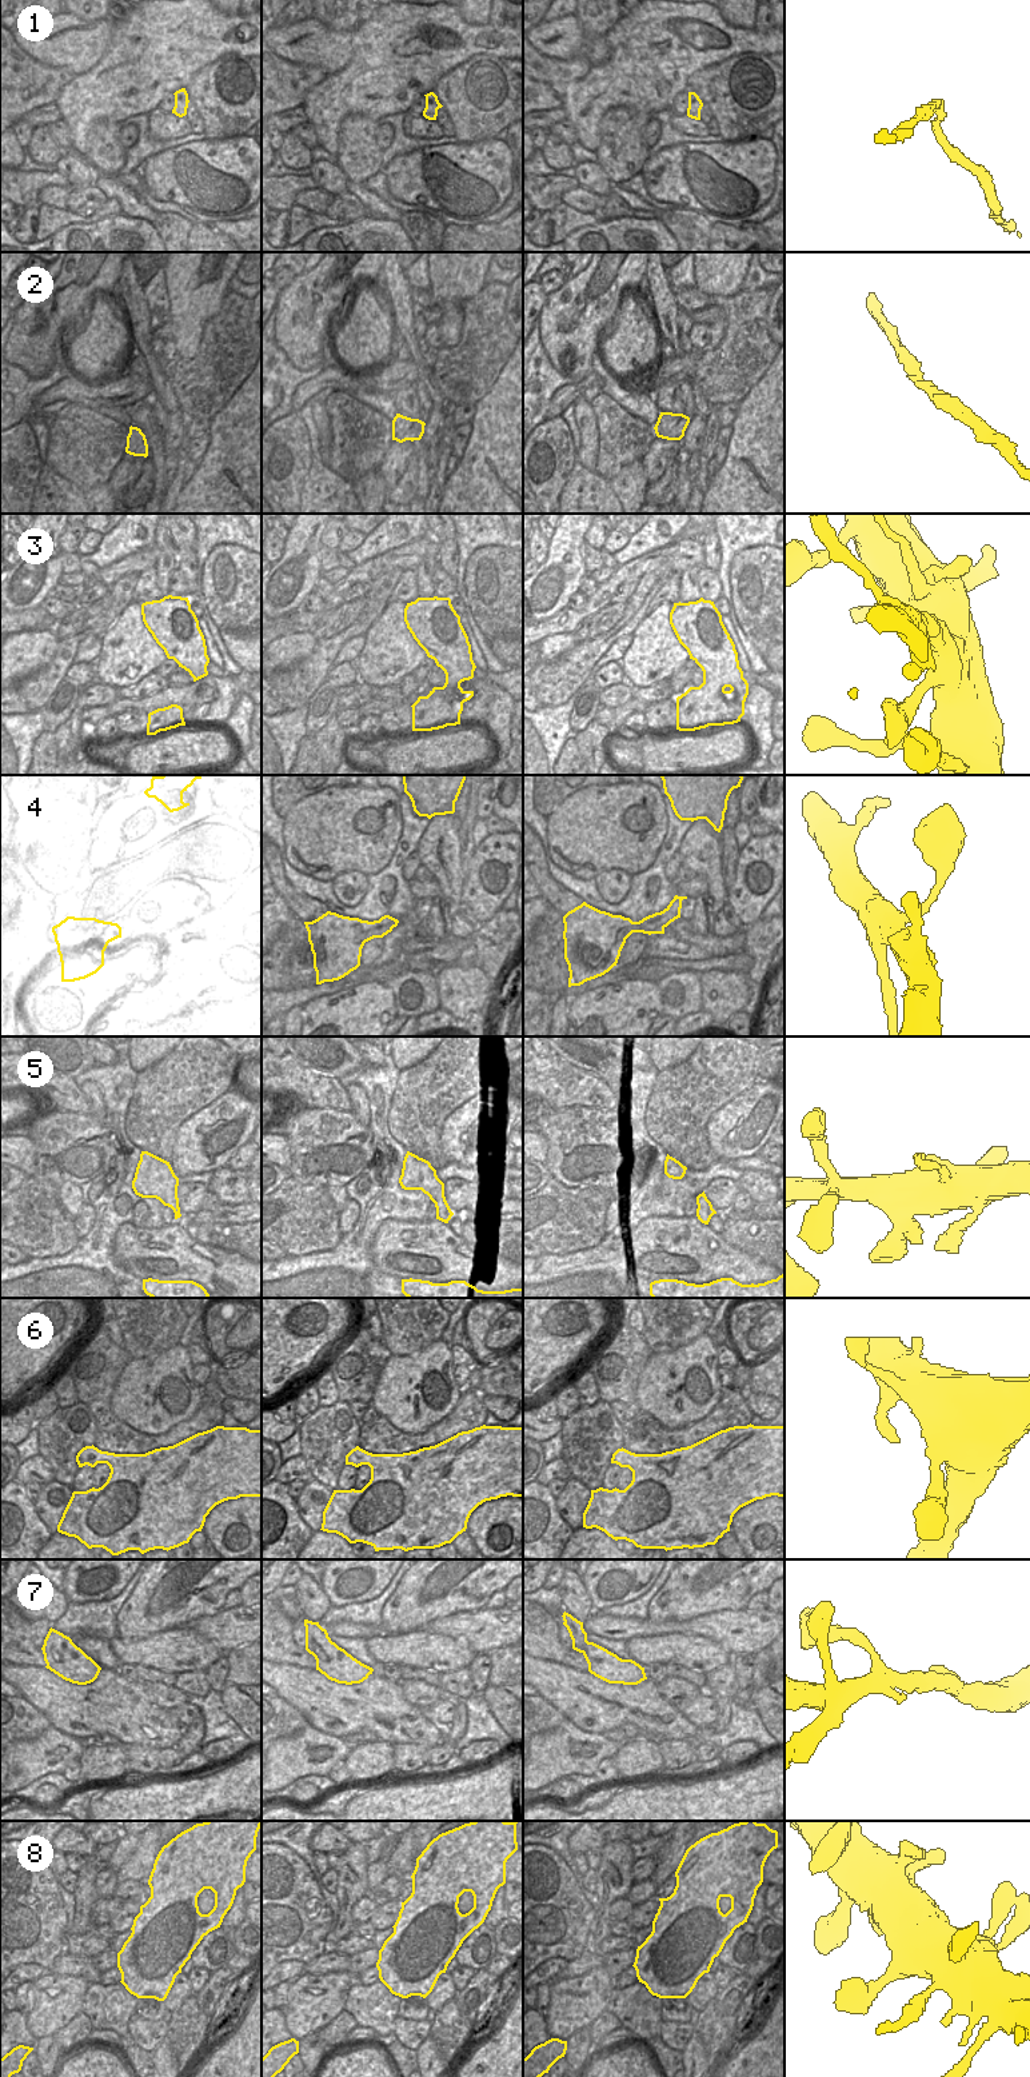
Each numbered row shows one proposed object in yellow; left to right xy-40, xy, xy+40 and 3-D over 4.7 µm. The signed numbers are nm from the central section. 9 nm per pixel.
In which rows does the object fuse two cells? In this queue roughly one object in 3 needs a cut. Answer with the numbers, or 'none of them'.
none of them

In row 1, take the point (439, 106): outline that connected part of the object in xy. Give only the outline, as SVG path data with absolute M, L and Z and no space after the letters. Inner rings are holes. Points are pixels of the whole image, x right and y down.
M430 92L426 96L426 108L423 116L428 120L436 120L438 109L443 105L439 103L438 96L434 92Z

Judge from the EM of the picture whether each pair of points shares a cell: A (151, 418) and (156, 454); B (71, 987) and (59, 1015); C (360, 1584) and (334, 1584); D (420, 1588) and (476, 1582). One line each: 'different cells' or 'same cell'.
A: same cell
B: different cells
C: same cell
D: same cell

